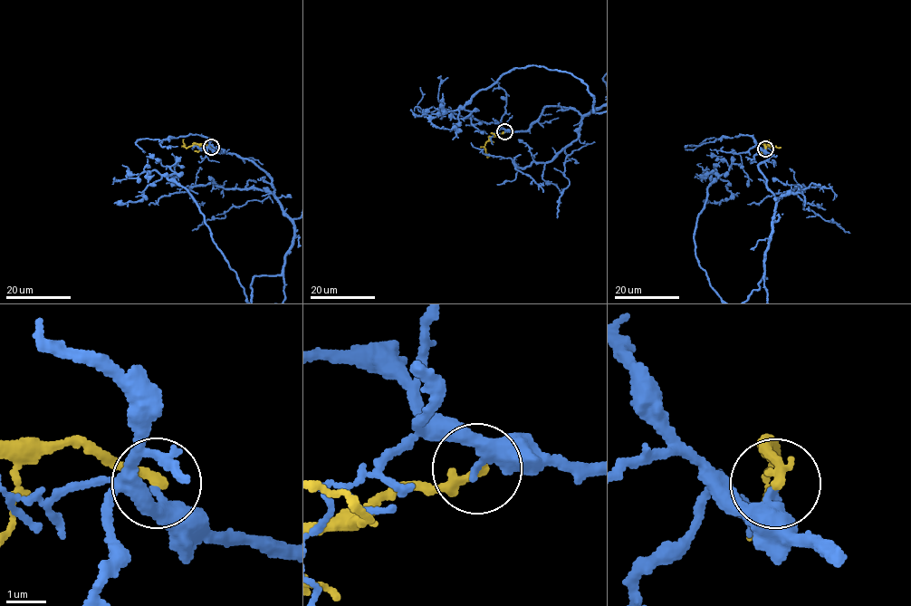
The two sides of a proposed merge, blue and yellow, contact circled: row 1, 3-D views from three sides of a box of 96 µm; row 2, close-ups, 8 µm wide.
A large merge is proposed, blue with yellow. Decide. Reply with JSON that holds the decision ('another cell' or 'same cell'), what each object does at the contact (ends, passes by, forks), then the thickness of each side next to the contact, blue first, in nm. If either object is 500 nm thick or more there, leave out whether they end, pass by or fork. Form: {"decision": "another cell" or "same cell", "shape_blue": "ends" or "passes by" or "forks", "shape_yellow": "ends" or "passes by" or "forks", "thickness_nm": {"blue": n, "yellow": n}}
{"decision": "another cell", "shape_blue": "passes by", "shape_yellow": "ends", "thickness_nm": {"blue": 320, "yellow": 260}}

